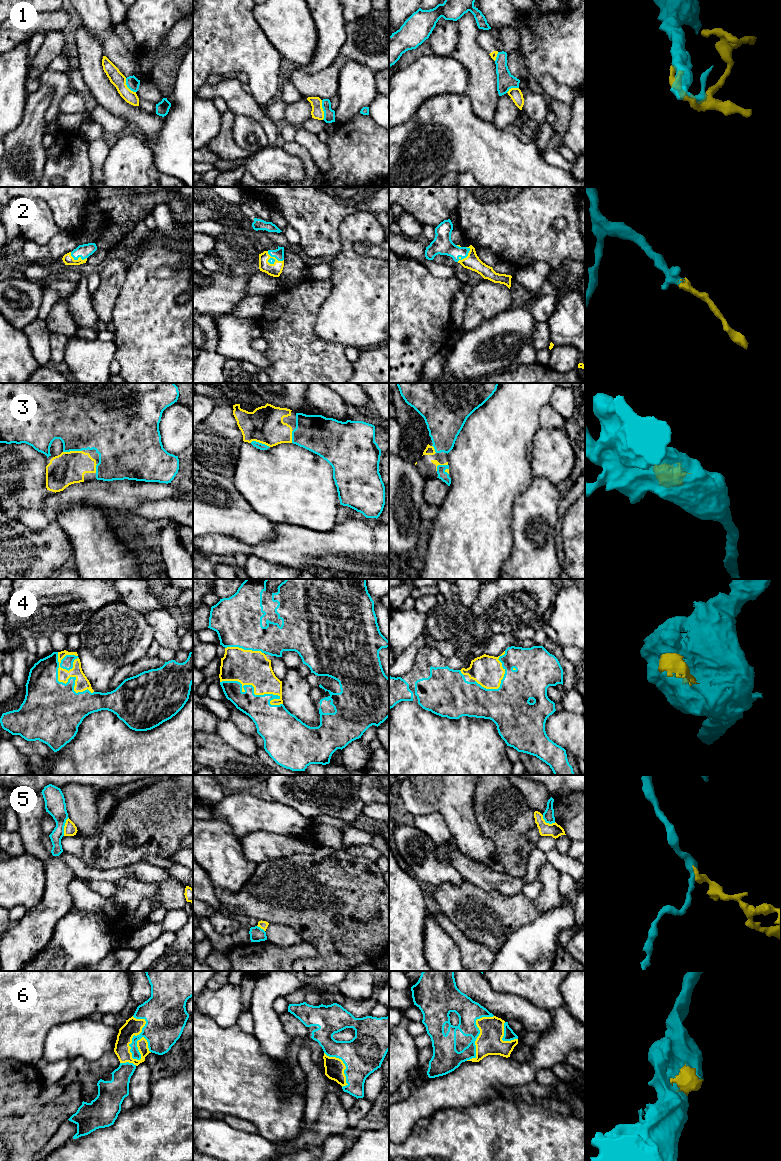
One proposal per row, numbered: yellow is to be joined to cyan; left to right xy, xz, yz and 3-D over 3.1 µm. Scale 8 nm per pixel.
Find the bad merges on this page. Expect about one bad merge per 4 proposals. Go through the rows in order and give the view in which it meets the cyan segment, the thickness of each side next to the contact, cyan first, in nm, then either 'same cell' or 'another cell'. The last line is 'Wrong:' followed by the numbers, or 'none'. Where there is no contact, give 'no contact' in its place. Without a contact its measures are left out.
1: contact in xz; calibres 100 and 100 nm; another cell
2: contact in xz; calibres 80 and 100 nm; same cell
3: contact in xz; calibres 50 and 300 nm; same cell
4: contact in xy; calibres 420 and 110 nm; same cell
5: contact in xy; calibres 170 and 100 nm; another cell
6: contact in xy; calibres 300 and 140 nm; same cell
Wrong: 1, 5

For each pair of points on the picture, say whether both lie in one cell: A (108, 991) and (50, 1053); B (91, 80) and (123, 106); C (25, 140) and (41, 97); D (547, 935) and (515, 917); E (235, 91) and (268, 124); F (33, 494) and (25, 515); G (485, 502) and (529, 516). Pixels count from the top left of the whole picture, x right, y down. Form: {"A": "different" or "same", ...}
{"A": "different", "B": "same", "C": "same", "D": "different", "E": "same", "F": "different", "G": "different"}

